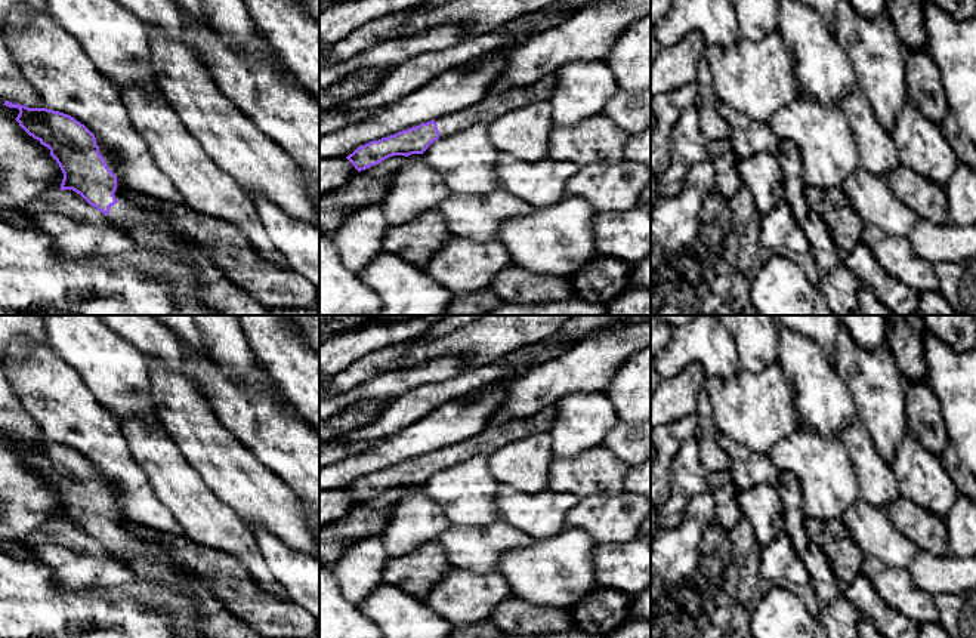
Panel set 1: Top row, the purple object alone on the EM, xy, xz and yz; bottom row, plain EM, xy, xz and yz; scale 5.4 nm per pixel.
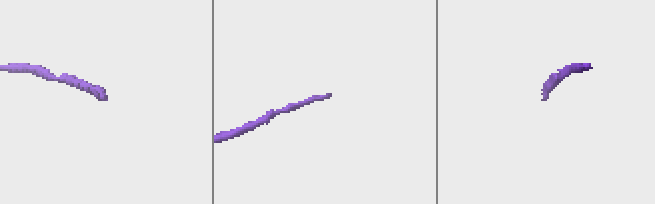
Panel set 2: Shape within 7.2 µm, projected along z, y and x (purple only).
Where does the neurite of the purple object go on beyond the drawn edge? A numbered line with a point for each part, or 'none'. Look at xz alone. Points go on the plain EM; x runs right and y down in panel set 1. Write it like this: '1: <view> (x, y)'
1: xz (493, 437)

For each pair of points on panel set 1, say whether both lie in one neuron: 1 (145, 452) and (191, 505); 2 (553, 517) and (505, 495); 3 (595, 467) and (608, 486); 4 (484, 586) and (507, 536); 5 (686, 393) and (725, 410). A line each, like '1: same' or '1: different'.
1: same
2: same
3: same
4: different
5: different

